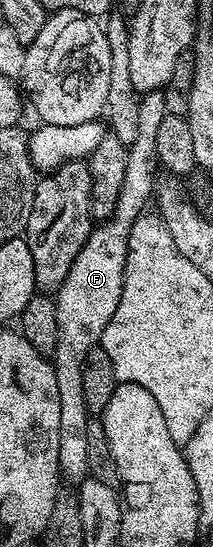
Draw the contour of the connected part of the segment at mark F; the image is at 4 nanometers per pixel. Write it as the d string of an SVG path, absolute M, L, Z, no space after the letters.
M153 92L141 98L139 135L126 150L128 167L124 171L124 187L120 187L120 195L109 217L91 228L84 247L80 247L80 255L76 255L72 263L72 271L68 271L68 279L64 279L64 283L58 288L54 297L58 342L52 354L52 364L56 375L56 391L60 395L58 471L63 478L71 477L74 483L82 481L88 473L86 428L91 418L87 414L84 403L82 368L88 351L101 342L104 327L116 311L116 303L120 301L126 270L128 235L132 231L132 223L137 217L141 217L147 208L146 200L154 189L156 127L160 127L160 119L164 119L168 112L165 99L158 96L162 95Z

